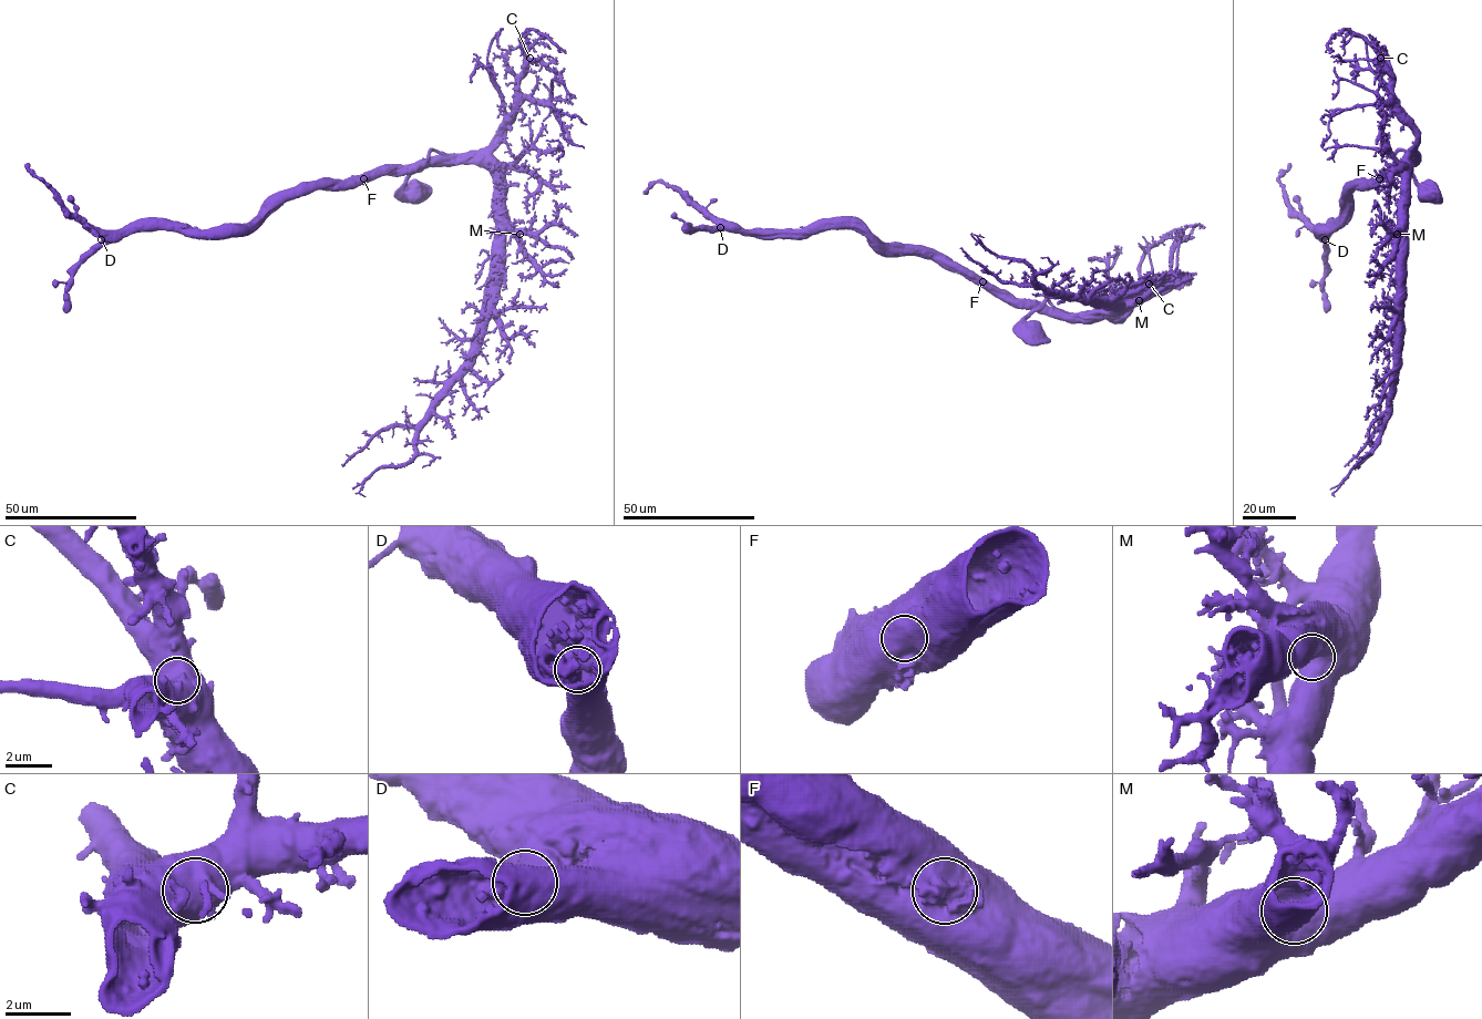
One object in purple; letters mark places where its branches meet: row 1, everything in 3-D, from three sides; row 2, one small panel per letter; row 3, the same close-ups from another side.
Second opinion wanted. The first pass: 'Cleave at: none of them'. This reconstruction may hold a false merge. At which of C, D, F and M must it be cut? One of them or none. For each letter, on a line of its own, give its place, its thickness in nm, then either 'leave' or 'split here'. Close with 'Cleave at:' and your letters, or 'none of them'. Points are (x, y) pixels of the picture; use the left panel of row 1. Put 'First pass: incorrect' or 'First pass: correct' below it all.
C: (529, 58) | 950 nm | leave
D: (101, 239) | 900 nm | leave
F: (363, 178) | 1200 nm | leave
M: (520, 234) | 1100 nm | leave
Cleave at: none of them
First pass: correct

